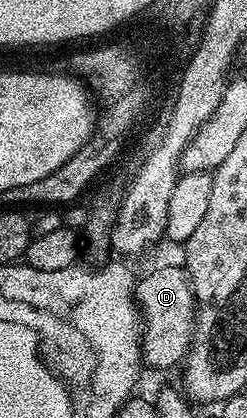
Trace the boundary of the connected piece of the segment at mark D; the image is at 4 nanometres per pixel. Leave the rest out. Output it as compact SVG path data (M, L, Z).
M167 264L164 268L155 268L147 277L140 279L135 286L135 299L139 305L142 319L145 321L143 333L143 359L146 367L171 368L182 365L187 352L191 349L191 339L195 333L195 313L197 305L195 294L191 290L191 279L187 276L186 267Z

